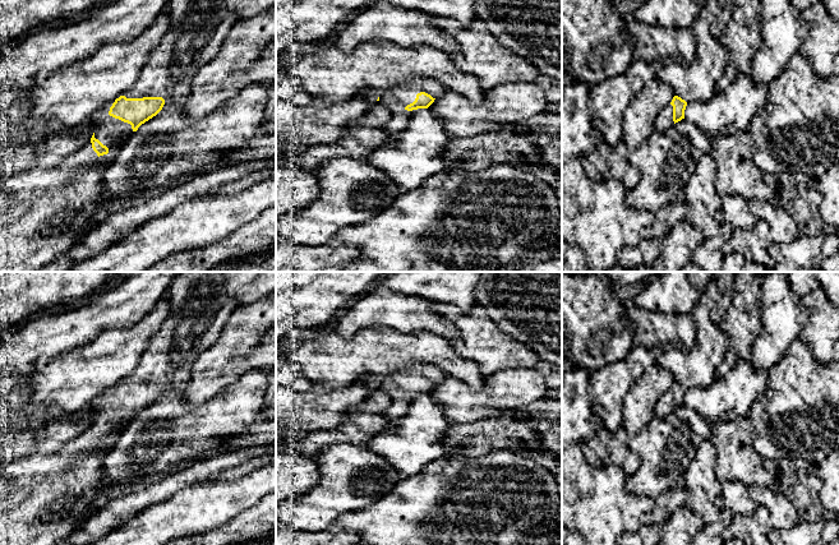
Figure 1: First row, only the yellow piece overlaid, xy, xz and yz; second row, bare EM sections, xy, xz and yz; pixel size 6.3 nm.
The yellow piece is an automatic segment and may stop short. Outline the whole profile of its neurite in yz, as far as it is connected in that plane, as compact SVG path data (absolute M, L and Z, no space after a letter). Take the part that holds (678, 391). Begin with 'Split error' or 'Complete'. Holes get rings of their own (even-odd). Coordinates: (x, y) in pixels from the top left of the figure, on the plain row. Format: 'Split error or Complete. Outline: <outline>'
Split error. Outline: M715 282L700 294L691 317L696 325L696 338L691 348L665 346L656 350L655 362L670 373L676 380L656 402L654 419L665 420L676 408L684 405L690 388L709 387L724 360L728 337L714 319L713 309L718 297Z

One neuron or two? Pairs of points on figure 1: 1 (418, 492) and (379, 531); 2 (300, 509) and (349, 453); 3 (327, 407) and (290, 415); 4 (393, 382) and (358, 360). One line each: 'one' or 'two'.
1: one
2: one
3: one
4: two

